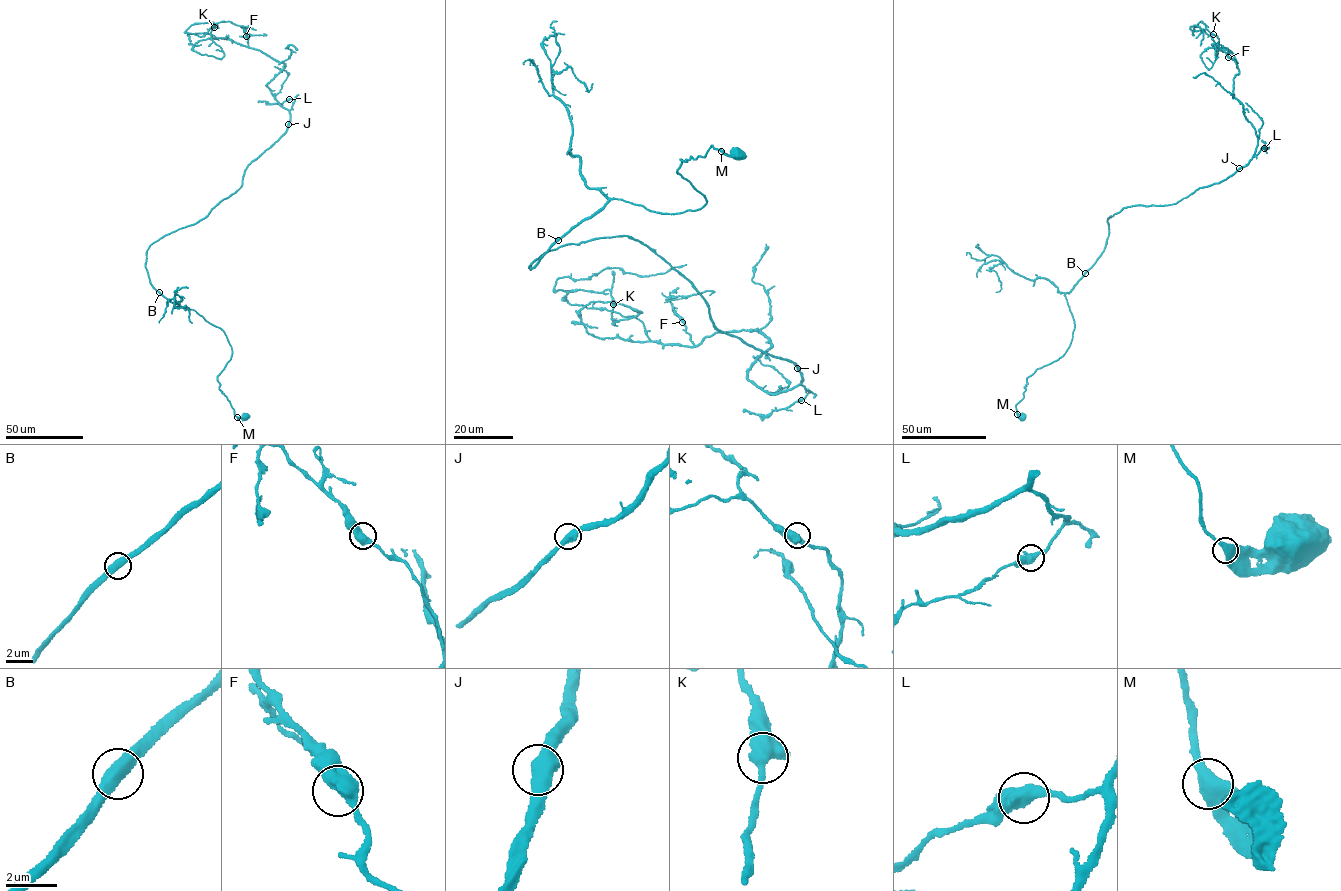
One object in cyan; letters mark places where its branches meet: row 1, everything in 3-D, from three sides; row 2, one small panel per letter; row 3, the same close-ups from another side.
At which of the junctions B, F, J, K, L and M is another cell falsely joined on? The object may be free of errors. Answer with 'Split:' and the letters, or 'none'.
Split: none

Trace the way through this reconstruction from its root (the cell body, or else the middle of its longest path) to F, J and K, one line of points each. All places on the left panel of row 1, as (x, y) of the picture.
F: (245, 416), (219, 388), (224, 332), (145, 266), (286, 131), (266, 85), (285, 64), (246, 36)
J: (245, 416), (219, 388), (232, 353), (224, 332), (152, 286), (146, 250), (238, 189), (288, 124)
K: (245, 416), (224, 332), (145, 267), (289, 121), (285, 64), (193, 51), (222, 58), (214, 27)

